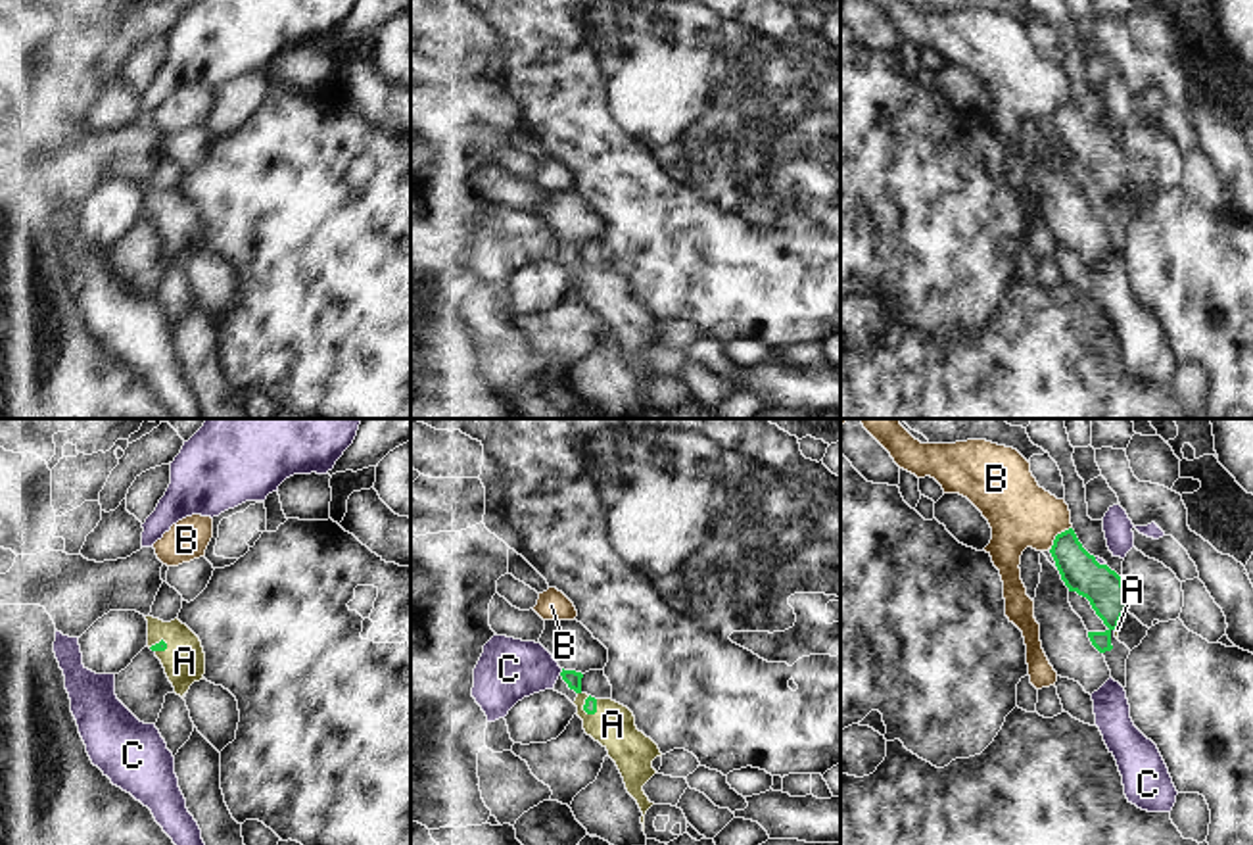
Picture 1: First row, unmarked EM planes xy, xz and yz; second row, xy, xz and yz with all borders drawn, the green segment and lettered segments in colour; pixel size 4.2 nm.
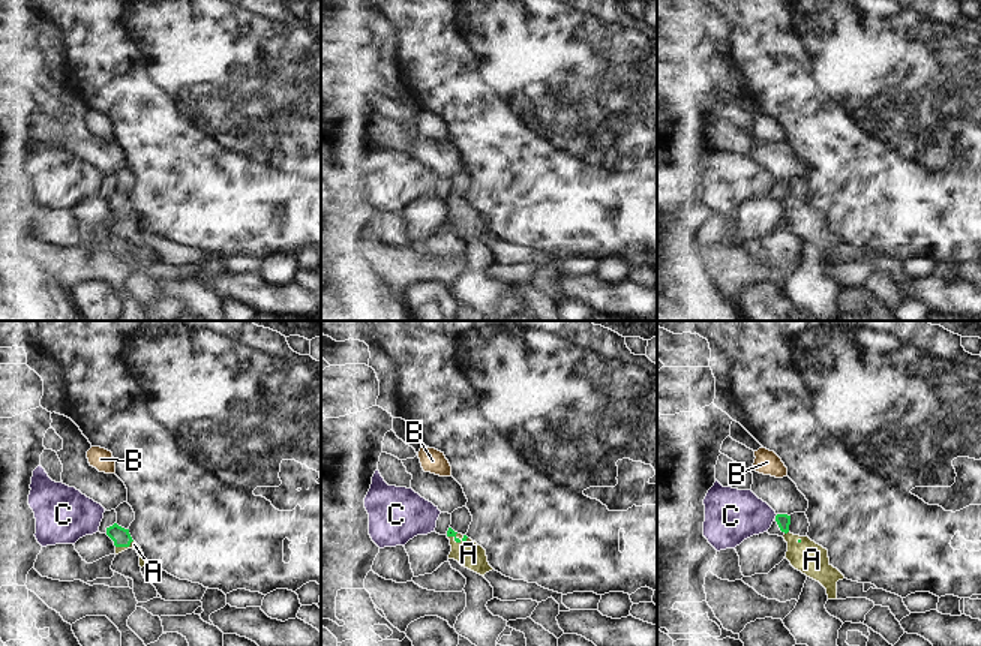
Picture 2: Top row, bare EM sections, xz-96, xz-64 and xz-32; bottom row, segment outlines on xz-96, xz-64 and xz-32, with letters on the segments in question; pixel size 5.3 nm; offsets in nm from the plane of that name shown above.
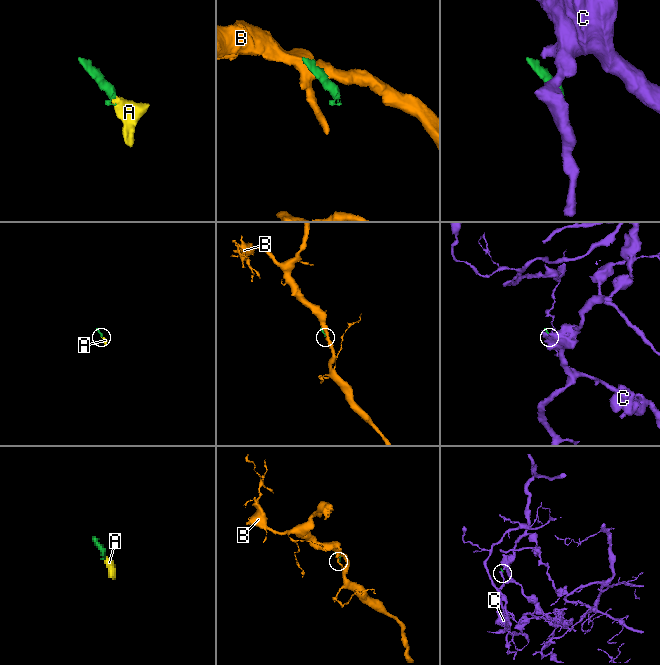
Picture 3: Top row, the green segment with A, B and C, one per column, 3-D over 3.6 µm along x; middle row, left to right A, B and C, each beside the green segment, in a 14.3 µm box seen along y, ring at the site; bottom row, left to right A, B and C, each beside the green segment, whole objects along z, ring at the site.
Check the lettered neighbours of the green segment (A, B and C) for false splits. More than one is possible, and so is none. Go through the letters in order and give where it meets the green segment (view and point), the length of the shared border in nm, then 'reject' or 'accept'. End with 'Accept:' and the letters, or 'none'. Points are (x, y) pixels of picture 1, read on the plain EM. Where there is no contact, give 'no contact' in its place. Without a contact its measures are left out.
A: contact xz (584, 277); length 90 nm; accept
B: contact yz (1056, 106); length 140 nm; reject
C: contact xz (561, 242); length 40 nm; reject
Accept: A

